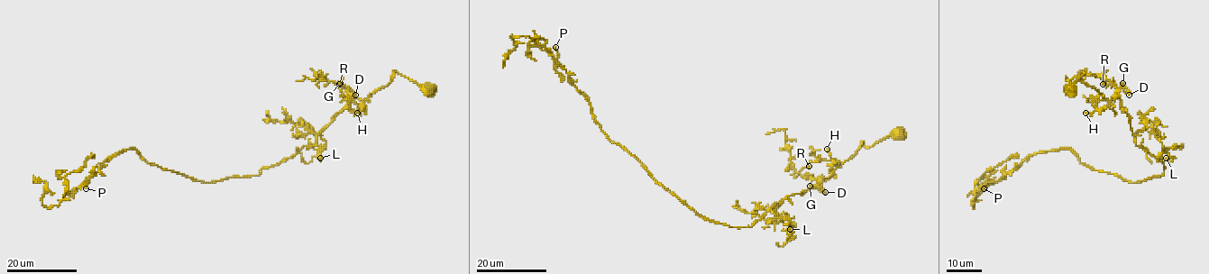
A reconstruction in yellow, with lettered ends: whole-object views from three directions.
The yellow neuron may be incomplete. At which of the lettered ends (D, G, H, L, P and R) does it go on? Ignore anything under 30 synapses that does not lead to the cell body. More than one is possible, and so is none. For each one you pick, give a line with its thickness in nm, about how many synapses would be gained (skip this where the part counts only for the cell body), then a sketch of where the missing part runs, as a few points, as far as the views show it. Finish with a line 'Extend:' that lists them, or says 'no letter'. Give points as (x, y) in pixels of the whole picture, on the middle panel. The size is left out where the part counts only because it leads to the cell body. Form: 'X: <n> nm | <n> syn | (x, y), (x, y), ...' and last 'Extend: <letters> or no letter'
D: 240 nm | 80 syn | (825, 192), (838, 191), (842, 184), (856, 174), (849, 168), (858, 161)
G: 240 nm | 60 syn | (810, 186), (792, 183), (779, 185), (773, 181), (778, 150)
Extend: D, G

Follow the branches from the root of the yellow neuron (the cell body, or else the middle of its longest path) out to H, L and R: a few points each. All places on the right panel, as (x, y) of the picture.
H: (1071, 91), (1070, 87), (1085, 73), (1081, 70), (1078, 77), (1109, 101), (1103, 108), (1085, 113)
L: (1071, 91), (1083, 71), (1078, 77), (1104, 99), (1120, 99), (1133, 133), (1153, 130), (1170, 157), (1166, 158)
R: (1071, 91), (1085, 73), (1081, 70), (1078, 77), (1104, 99), (1115, 99), (1114, 84), (1103, 84)

